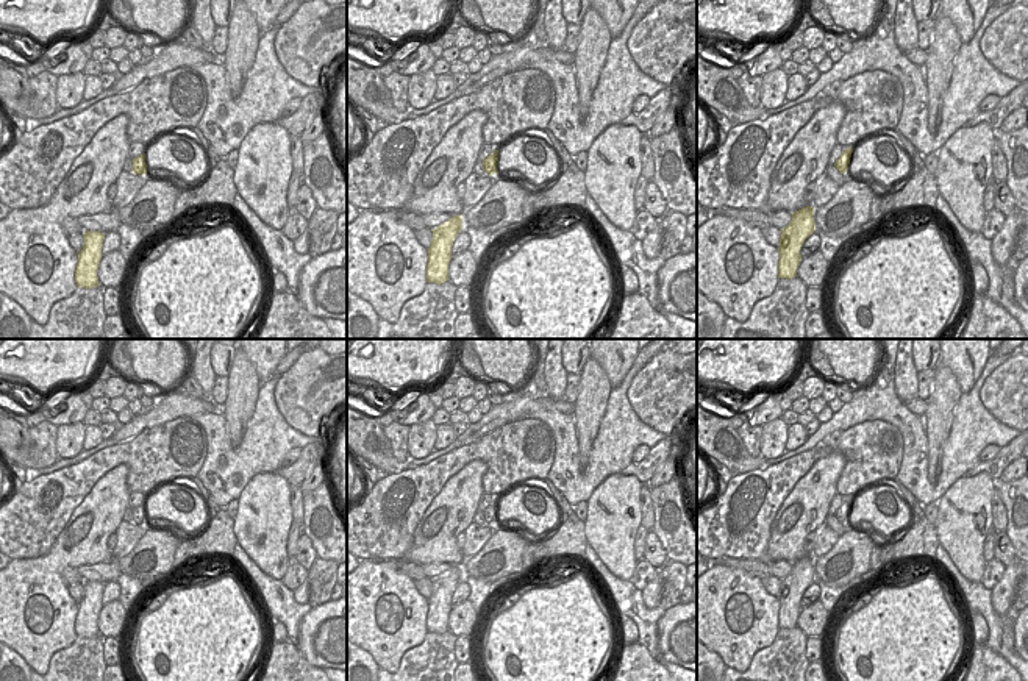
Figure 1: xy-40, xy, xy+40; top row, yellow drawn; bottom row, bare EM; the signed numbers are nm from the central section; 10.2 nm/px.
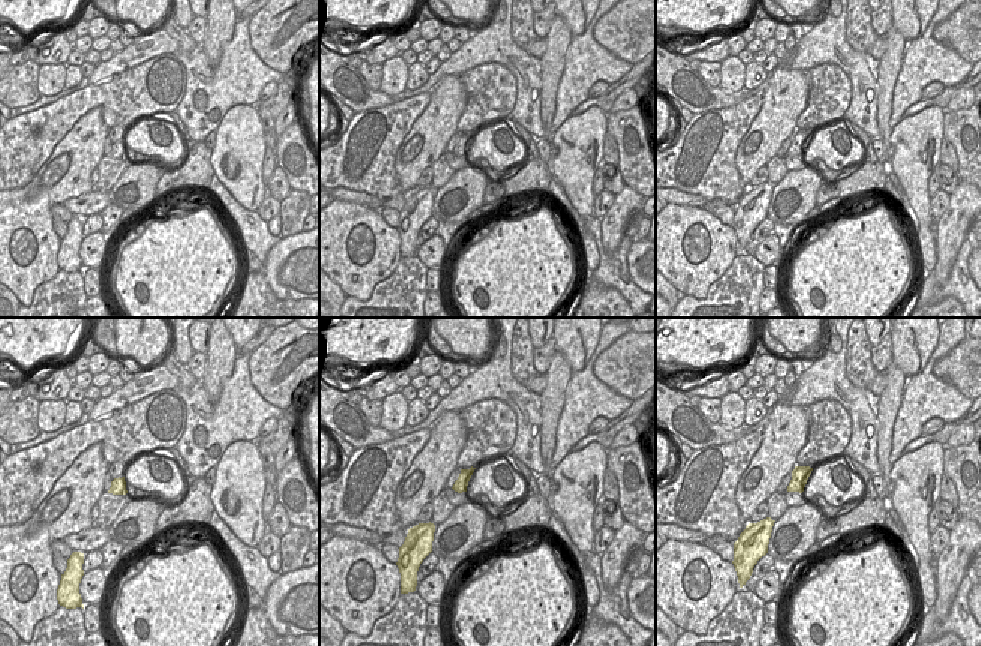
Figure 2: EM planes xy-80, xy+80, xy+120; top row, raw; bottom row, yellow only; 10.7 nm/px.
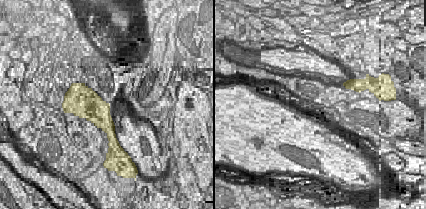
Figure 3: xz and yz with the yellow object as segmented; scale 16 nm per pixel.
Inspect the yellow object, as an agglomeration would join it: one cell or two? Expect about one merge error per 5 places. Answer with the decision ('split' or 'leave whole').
leave whole

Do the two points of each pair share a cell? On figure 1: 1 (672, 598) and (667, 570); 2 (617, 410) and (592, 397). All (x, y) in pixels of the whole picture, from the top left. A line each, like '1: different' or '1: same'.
1: same
2: different

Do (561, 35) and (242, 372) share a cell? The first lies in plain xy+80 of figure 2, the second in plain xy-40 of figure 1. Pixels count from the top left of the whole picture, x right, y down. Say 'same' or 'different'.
same

